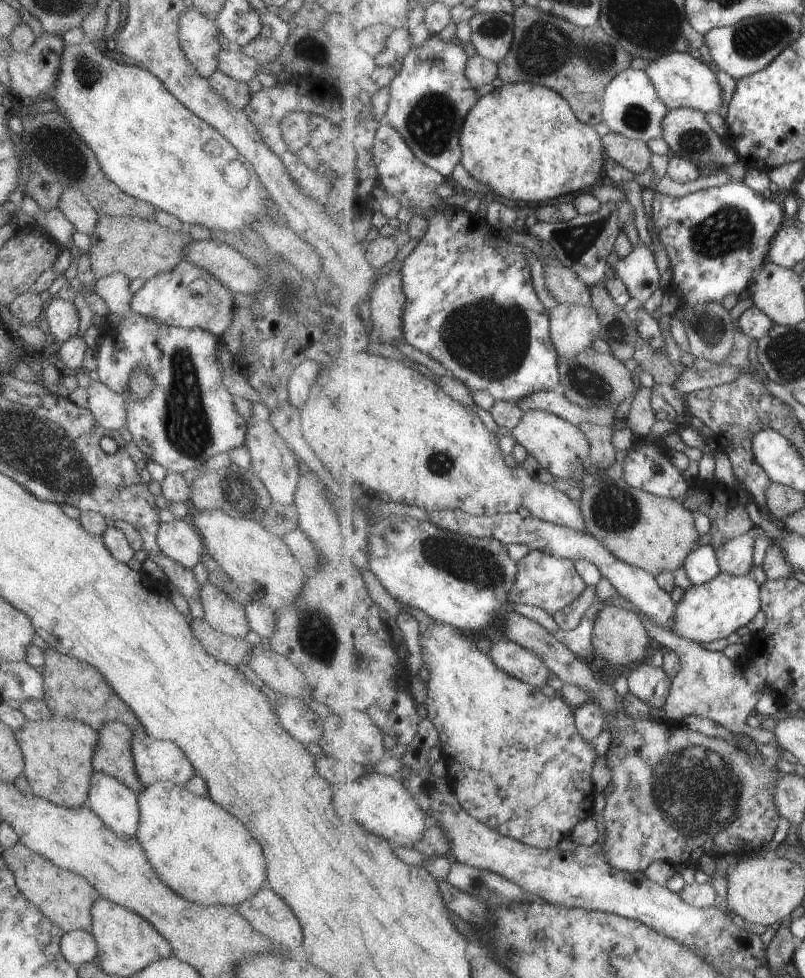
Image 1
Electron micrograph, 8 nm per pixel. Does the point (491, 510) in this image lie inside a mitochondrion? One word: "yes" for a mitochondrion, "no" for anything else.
no

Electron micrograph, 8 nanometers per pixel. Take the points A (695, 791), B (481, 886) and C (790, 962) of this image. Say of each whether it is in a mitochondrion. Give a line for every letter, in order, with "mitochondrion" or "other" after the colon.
A: mitochondrion
B: mitochondrion
C: other

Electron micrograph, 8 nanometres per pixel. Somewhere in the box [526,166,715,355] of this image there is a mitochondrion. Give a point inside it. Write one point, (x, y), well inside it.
(574, 242)

